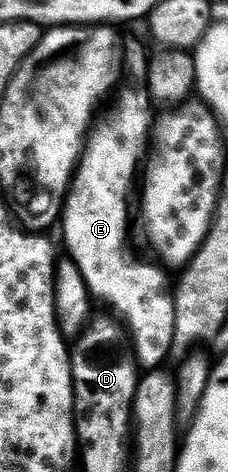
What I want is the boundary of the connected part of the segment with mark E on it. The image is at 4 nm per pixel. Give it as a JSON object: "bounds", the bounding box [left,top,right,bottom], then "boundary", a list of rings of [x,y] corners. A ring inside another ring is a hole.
{"bounds":[63,42,175,368],"boundary":[[[133,42],[129,46],[128,43],[127,74],[133,77],[137,85],[133,90],[133,102],[123,103],[102,126],[100,123],[90,133],[65,200],[63,226],[65,222],[68,257],[77,265],[90,295],[98,303],[106,302],[129,325],[129,334],[133,337],[132,353],[136,361],[142,367],[157,368],[165,357],[170,357],[173,349],[175,308],[171,282],[169,286],[165,279],[166,271],[160,265],[136,262],[125,251],[129,193],[133,190],[133,181],[136,178],[138,181],[155,130],[155,117],[149,111],[151,99],[146,85],[150,67],[151,60],[145,56],[144,44]]]}

